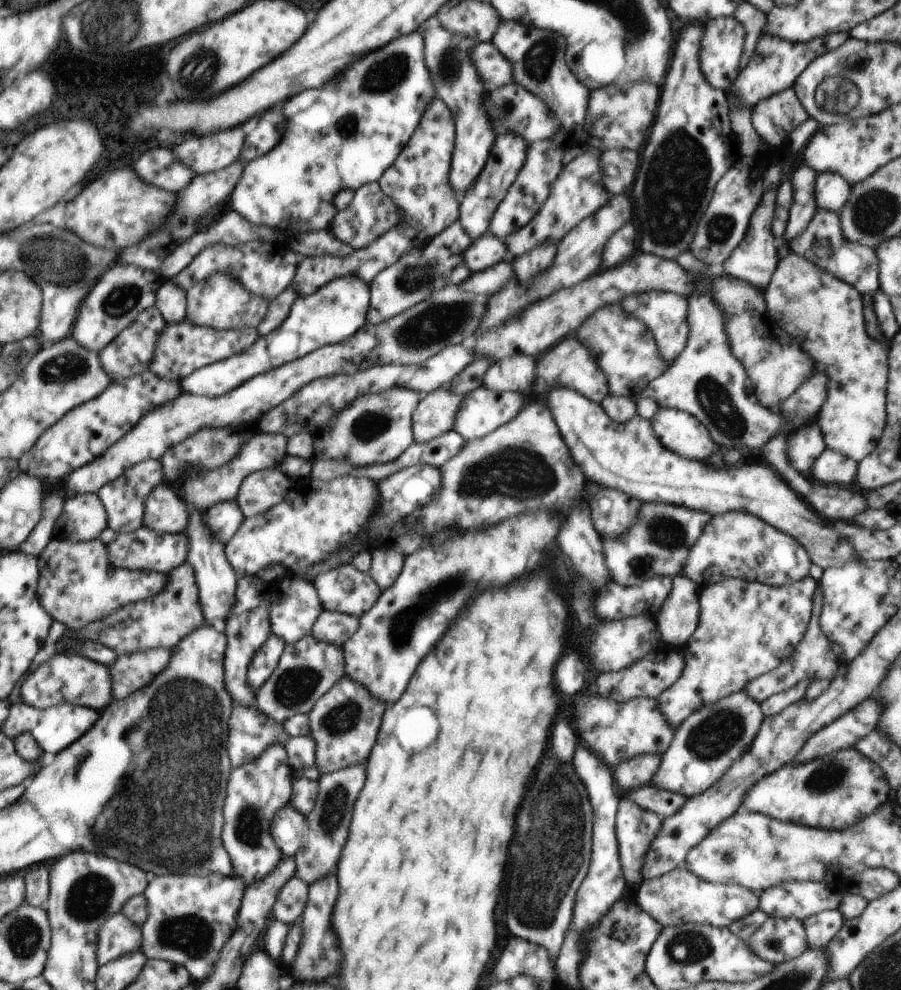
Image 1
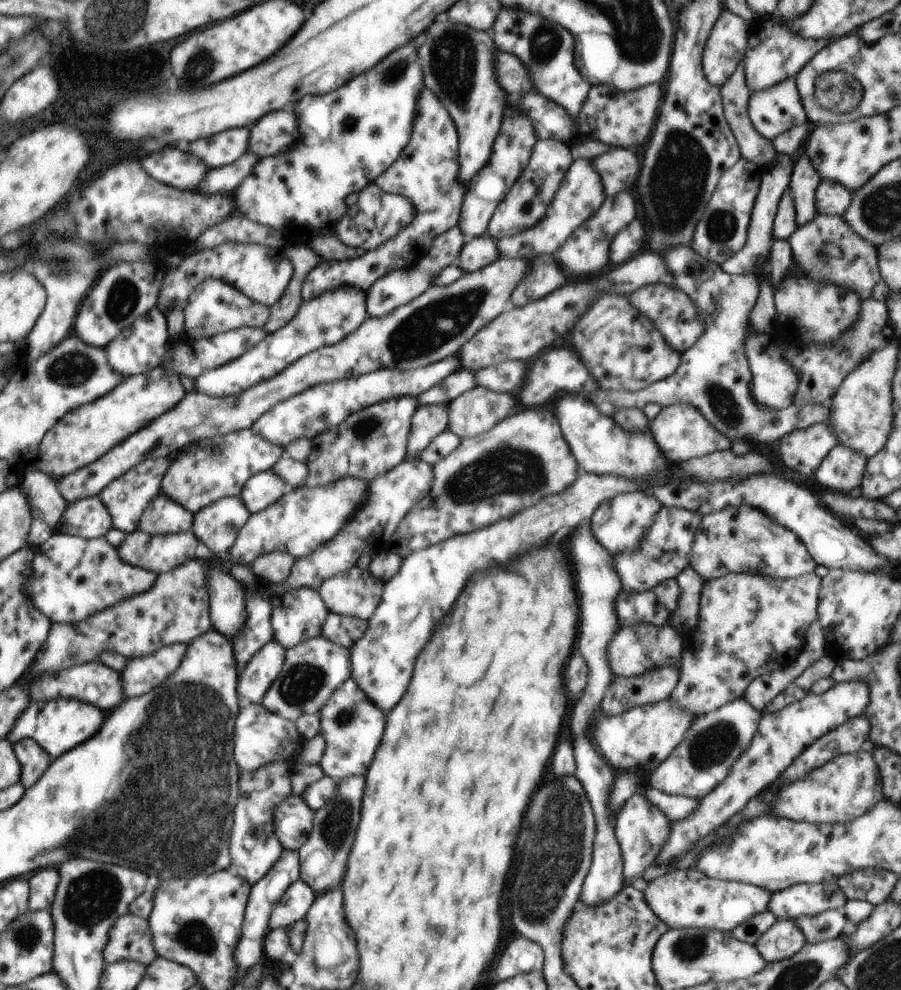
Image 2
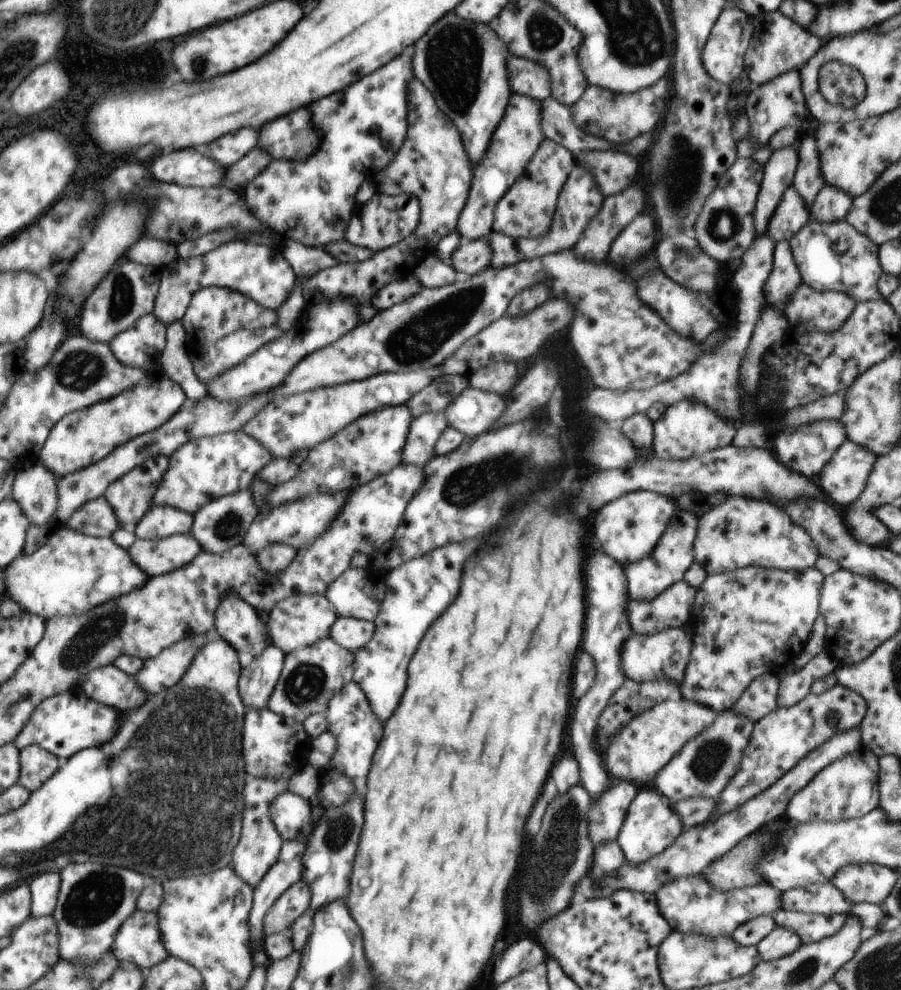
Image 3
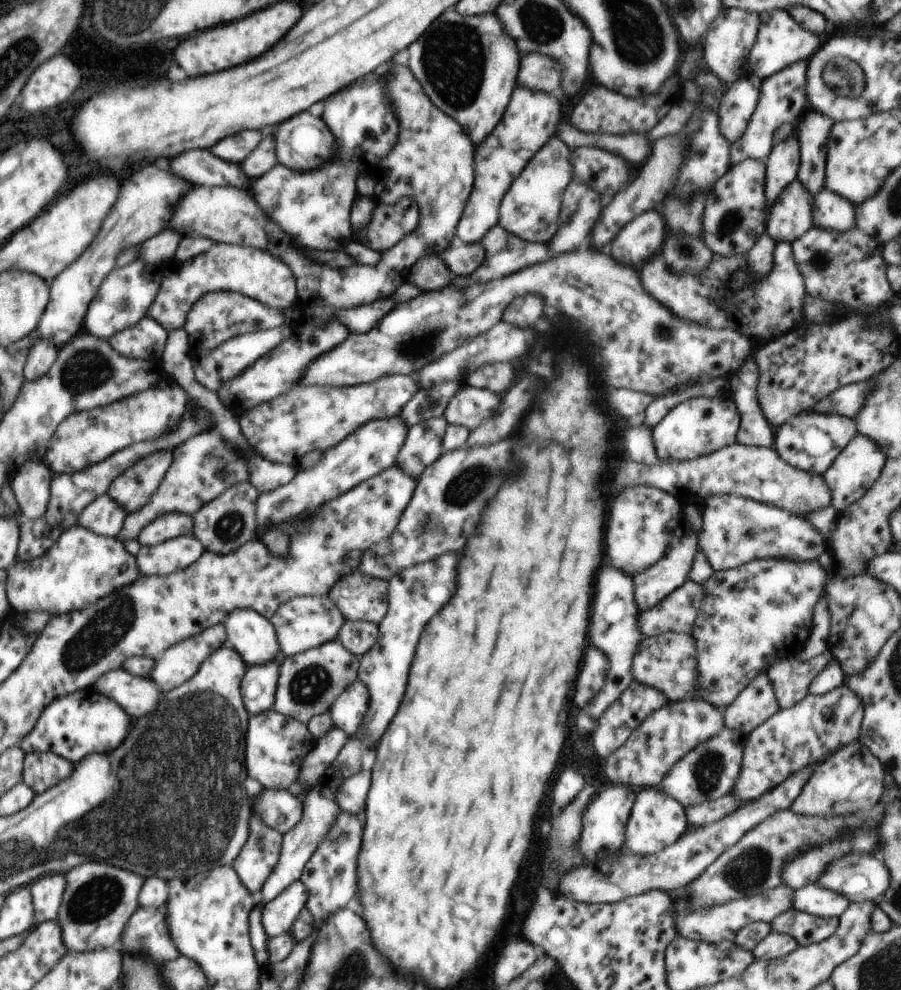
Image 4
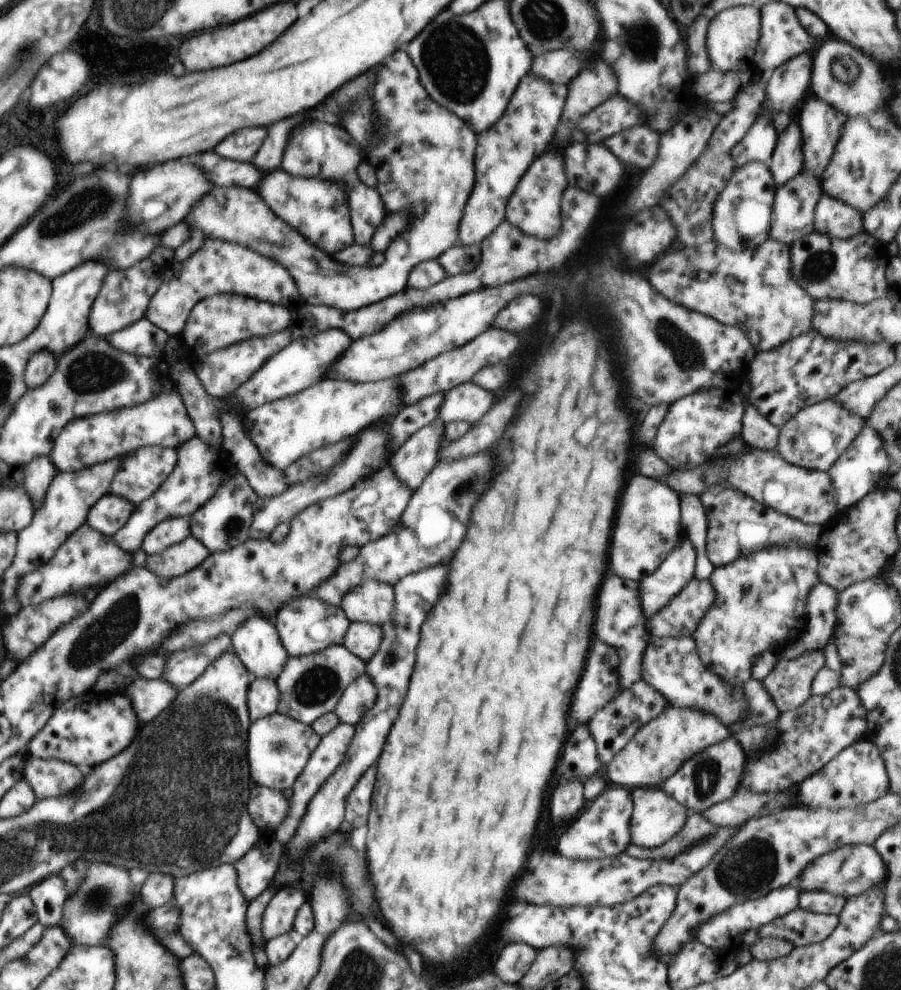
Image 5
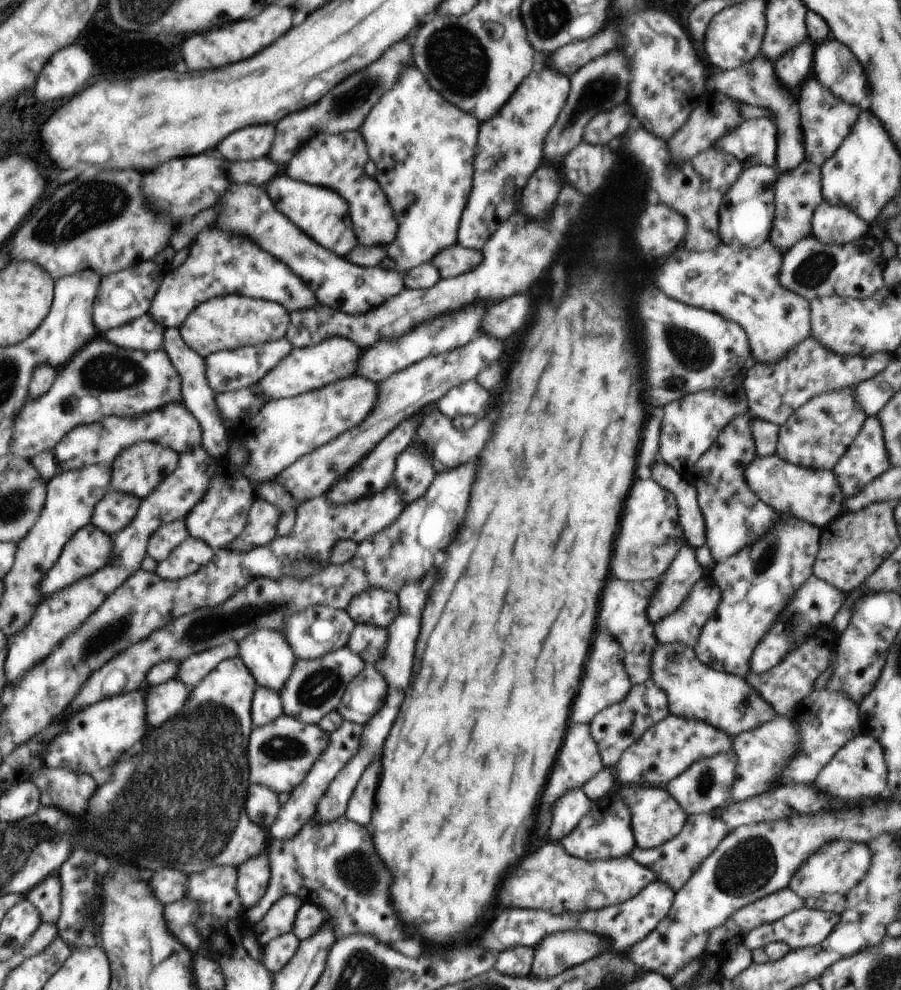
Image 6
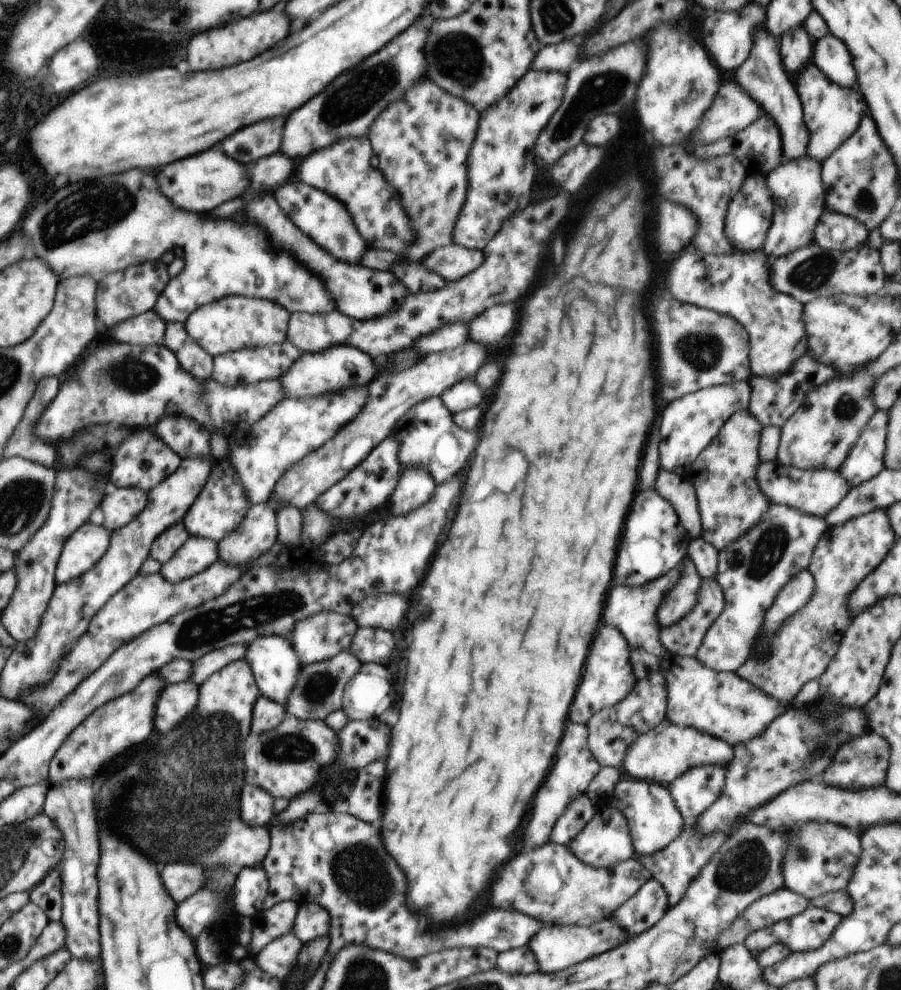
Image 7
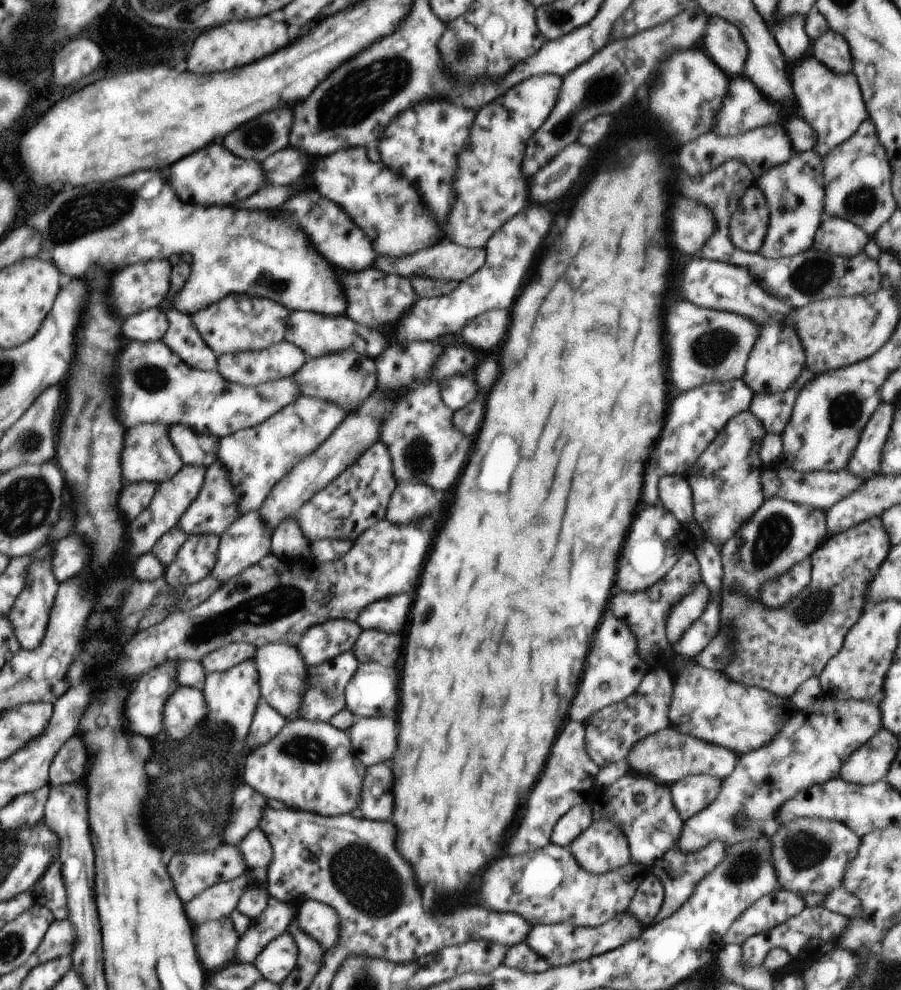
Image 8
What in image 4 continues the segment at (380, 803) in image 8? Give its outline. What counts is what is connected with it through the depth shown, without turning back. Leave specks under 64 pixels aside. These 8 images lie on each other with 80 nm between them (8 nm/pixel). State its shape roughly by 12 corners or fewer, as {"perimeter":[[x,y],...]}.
{"perimeter":[[370,768],[352,776],[336,792],[344,812],[364,812]]}

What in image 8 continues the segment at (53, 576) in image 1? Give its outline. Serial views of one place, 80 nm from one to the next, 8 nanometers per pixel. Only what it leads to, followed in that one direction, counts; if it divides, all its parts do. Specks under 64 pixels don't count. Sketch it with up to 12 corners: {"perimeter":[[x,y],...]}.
{"perimeter":[[80,536],[54,544],[52,572],[64,582],[82,572],[88,548]]}

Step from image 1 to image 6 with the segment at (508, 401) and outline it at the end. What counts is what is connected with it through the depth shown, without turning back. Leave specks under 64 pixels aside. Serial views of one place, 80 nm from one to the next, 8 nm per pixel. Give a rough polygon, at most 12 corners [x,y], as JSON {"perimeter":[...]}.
{"perimeter":[[474,379],[452,388],[436,406],[452,421],[482,416],[490,394]]}

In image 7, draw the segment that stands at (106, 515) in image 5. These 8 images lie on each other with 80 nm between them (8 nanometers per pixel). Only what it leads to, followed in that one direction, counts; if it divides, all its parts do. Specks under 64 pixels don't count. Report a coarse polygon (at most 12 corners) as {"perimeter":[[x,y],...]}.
{"perimeter":[[118,488],[100,504],[104,528],[132,522],[146,507],[146,492]]}

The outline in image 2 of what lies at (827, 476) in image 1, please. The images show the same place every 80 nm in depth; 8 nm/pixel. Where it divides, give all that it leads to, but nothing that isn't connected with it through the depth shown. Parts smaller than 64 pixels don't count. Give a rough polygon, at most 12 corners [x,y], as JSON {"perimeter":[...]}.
{"perimeter":[[836,445],[816,469],[834,493],[861,485],[867,456]]}

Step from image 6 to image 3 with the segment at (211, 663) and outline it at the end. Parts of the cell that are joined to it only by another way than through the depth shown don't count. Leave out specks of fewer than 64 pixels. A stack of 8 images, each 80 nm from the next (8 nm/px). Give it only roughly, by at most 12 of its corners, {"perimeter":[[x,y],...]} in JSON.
{"perimeter":[[189,637],[142,660],[136,684],[150,694],[172,688],[204,648]]}

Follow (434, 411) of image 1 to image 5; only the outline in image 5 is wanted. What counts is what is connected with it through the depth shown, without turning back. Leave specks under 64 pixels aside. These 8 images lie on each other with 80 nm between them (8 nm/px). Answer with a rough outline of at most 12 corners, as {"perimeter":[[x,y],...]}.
{"perimeter":[[446,424],[418,430],[388,460],[416,491],[439,462]]}

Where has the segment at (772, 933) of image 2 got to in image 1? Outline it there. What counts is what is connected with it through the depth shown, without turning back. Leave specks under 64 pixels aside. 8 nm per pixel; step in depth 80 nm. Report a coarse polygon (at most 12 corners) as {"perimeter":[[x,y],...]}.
{"perimeter":[[768,917],[748,946],[775,965],[808,948],[801,921]]}

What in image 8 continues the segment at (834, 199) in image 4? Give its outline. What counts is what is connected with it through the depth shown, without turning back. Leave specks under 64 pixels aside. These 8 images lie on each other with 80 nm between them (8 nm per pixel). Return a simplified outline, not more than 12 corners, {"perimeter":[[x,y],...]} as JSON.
{"perimeter":[[824,216],[812,248],[839,257],[864,252],[871,236]]}

